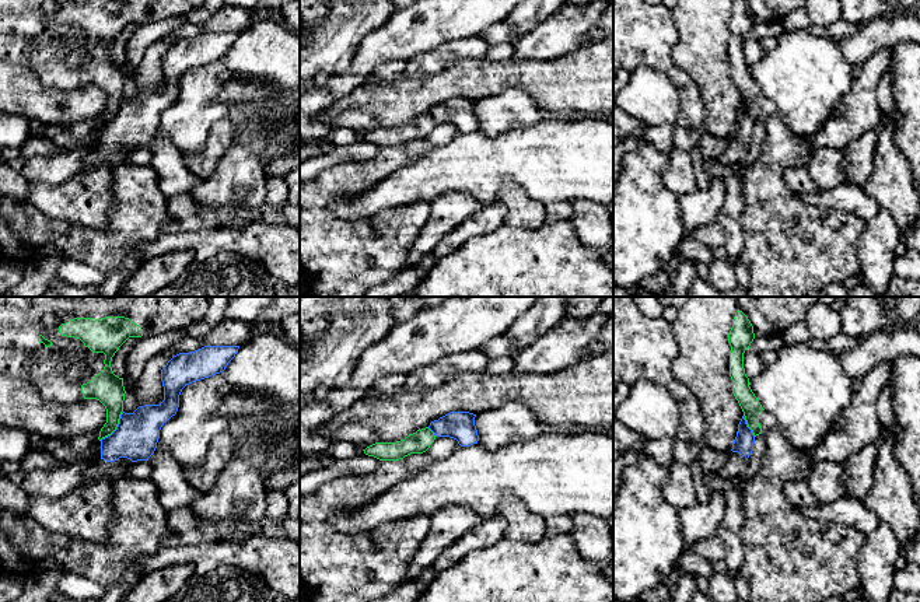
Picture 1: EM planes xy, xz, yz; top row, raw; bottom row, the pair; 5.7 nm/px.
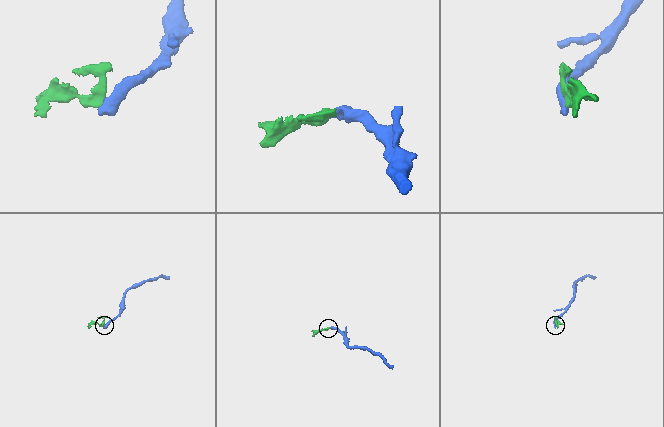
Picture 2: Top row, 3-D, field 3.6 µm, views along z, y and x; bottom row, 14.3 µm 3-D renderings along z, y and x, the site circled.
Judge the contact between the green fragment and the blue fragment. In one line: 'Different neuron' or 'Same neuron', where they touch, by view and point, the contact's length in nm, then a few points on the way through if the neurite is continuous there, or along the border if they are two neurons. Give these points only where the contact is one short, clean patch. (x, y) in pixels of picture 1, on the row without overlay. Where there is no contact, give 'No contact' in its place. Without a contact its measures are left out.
Different neuron. Touches green at xy (116, 112). Shared border 220 nm. Boundary: xy (122, 97), (118, 112), (100, 126)

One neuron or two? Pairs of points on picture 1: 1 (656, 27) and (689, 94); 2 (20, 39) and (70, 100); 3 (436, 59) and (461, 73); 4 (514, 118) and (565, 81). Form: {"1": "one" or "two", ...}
{"1": "one", "2": "two", "3": "two", "4": "two"}

